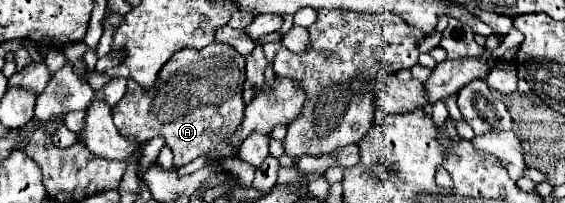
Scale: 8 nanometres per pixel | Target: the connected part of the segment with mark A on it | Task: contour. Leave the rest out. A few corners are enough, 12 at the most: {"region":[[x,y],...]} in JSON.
{"region":[[183,48],[151,92],[127,78],[121,136],[163,136],[175,168],[231,156],[245,58]]}

